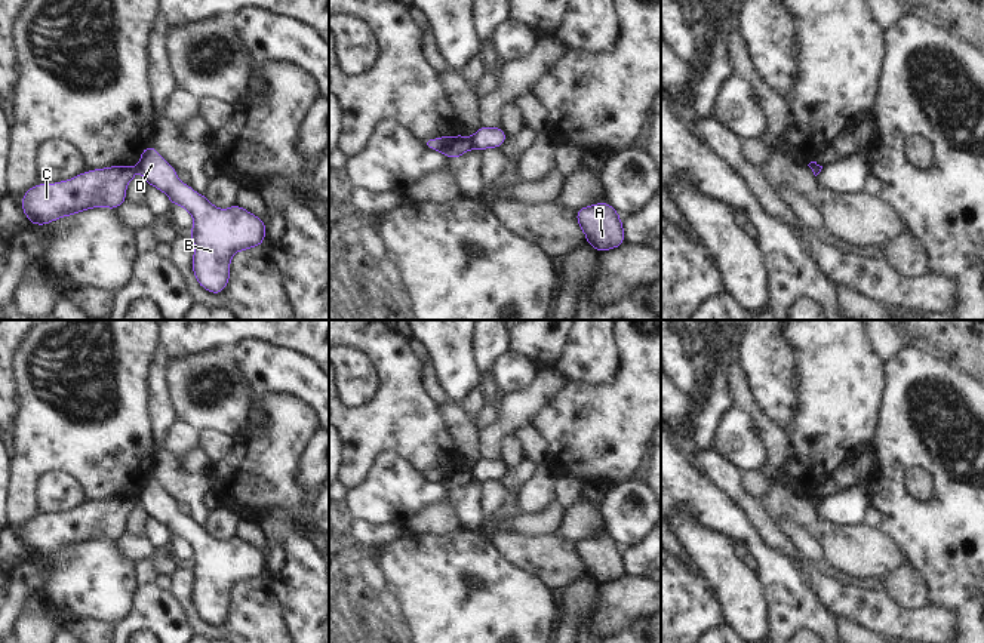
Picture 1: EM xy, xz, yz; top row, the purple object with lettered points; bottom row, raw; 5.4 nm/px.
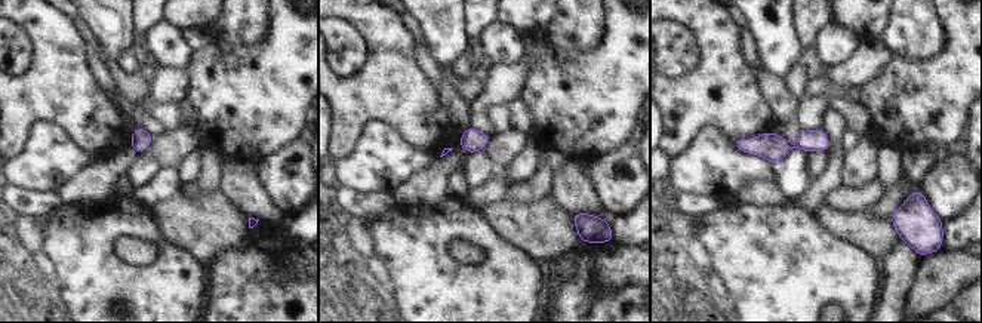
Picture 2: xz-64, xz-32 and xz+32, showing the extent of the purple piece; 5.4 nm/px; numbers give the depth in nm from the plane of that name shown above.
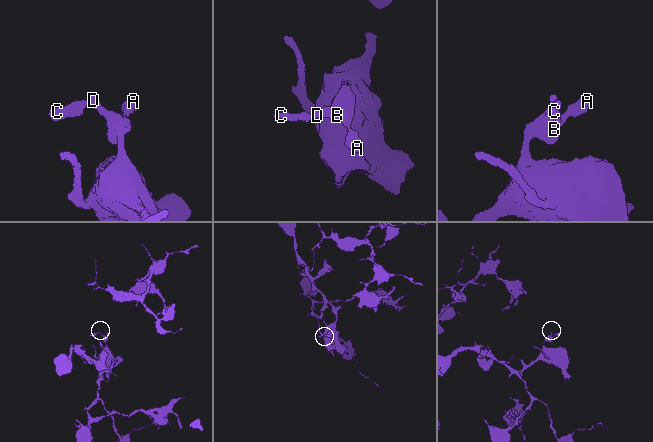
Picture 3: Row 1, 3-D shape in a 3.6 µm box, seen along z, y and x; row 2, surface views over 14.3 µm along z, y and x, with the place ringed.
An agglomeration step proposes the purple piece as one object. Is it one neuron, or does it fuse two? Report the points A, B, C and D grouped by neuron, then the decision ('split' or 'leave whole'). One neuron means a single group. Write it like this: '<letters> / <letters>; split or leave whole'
A B D / C; split

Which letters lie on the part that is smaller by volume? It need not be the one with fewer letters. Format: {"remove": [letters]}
{"remove": ["C"]}

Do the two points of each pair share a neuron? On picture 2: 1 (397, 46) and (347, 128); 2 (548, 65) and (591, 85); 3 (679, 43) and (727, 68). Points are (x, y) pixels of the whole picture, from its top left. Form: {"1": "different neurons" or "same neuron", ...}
{"1": "same neuron", "2": "same neuron", "3": "different neurons"}

